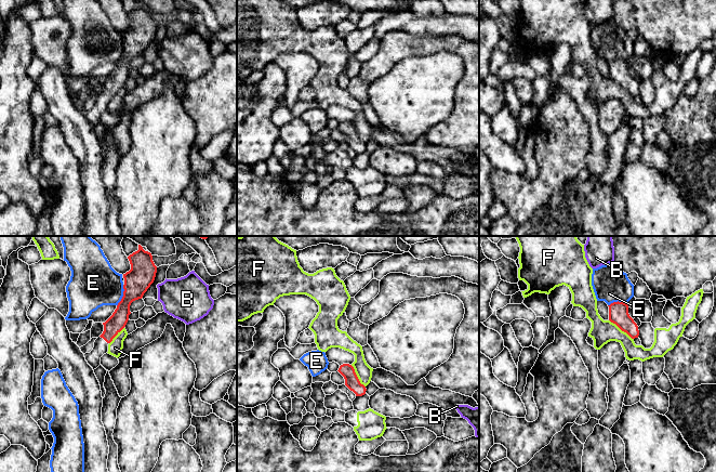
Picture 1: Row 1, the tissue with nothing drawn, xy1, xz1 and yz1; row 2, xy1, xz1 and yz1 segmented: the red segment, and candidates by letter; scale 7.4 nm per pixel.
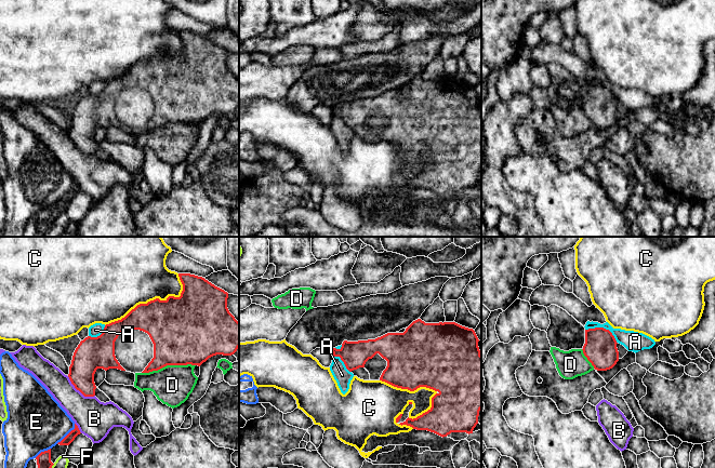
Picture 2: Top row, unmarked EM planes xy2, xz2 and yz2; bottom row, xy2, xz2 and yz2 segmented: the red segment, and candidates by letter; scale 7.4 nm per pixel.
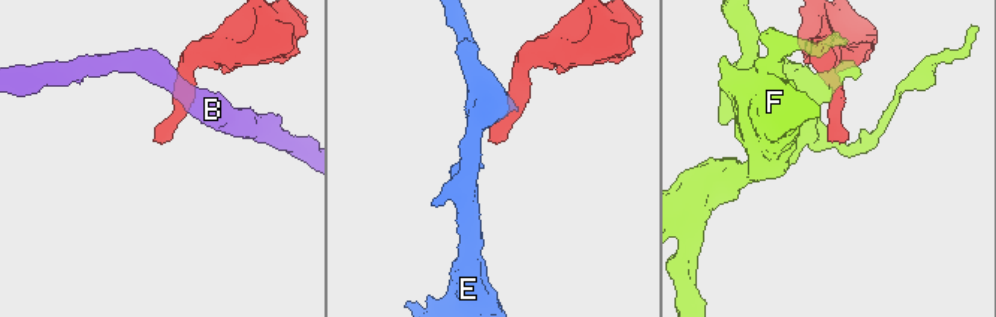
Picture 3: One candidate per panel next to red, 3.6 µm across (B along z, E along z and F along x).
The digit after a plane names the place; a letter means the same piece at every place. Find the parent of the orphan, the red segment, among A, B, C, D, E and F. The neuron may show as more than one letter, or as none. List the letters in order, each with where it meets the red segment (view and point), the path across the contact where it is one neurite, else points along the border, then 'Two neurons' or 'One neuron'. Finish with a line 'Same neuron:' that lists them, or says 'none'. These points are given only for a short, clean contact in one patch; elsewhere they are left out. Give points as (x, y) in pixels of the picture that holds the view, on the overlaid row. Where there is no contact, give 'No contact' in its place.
A: Touches red at yz2 (603, 328). Two neurons
B: Touches red at xy2 (79, 390). Boundary: xy2 (67, 376), (70, 383), (84, 396), (94, 396). Two neurons
C: Touches red at xy2 (154, 299). Two neurons
D: Touches red at xy2 (168, 364). Two neurons
E: Touches red at xy2 (68, 433). Boundary: xy2 (75, 424), (75, 427), (56, 443). Two neurons
F: Touches red at yz1 (621, 329). Boundary: yz1 (609, 319), (633, 339). Two neurons
Same neuron: none

